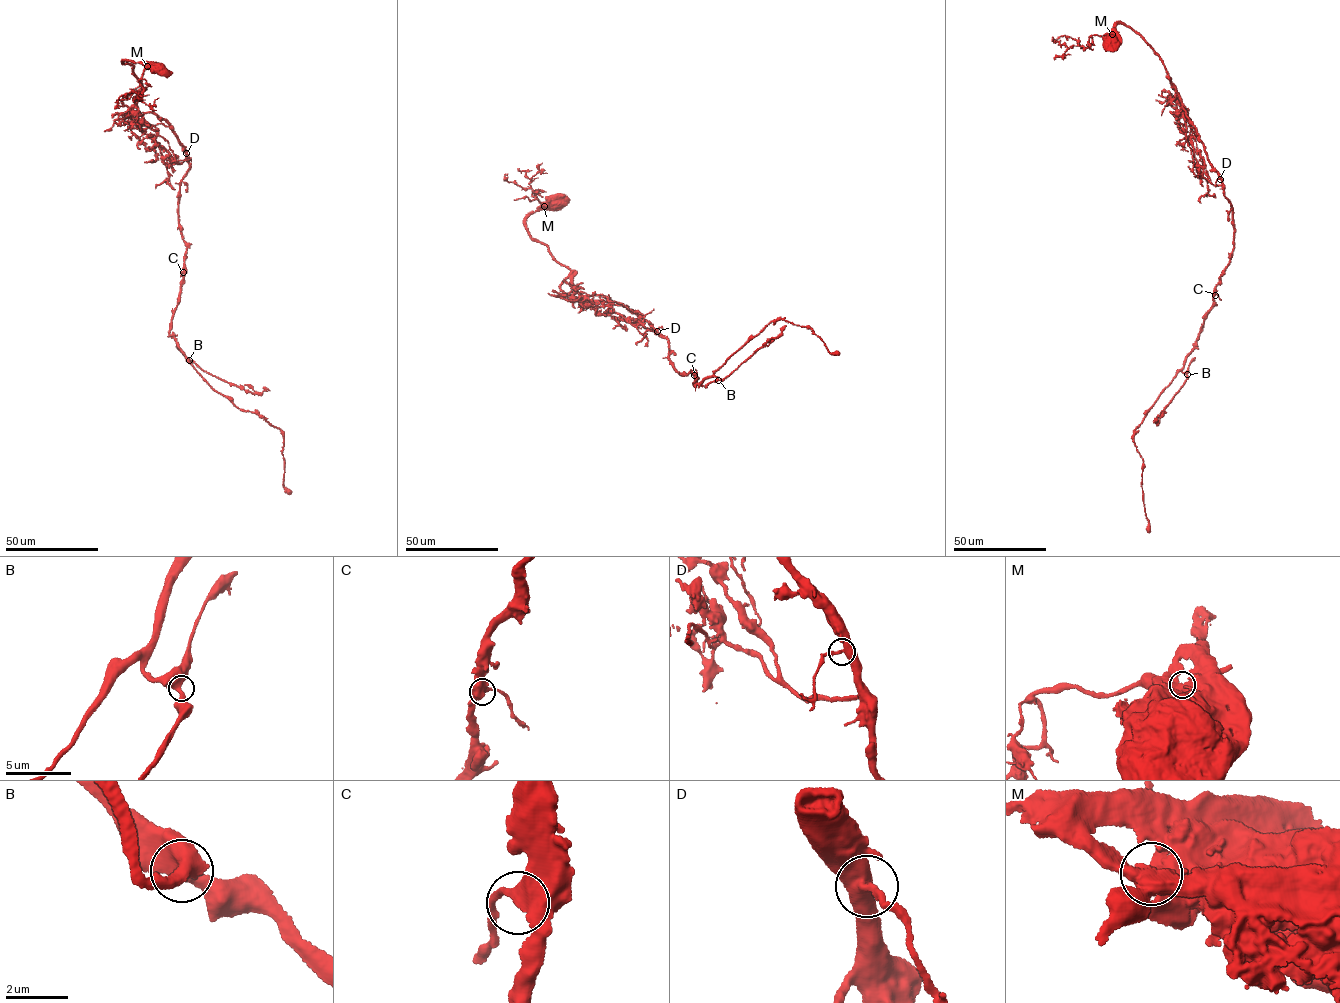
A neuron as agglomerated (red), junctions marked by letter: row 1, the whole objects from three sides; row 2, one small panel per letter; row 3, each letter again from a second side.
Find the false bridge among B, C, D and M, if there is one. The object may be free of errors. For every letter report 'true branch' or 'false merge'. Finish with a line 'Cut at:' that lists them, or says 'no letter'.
B: true branch
C: true branch
D: true branch
M: false merge
Cut at: M

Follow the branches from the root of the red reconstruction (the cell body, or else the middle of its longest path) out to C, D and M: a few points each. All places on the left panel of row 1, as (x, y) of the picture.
C: (160, 68), (121, 62), (133, 66), (141, 84), (136, 104), (143, 132), (189, 165), (178, 203), (183, 272)
D: (160, 68), (121, 62), (133, 66), (141, 84), (136, 101), (141, 123), (167, 126), (186, 153)
M: (160, 68), (147, 66)

